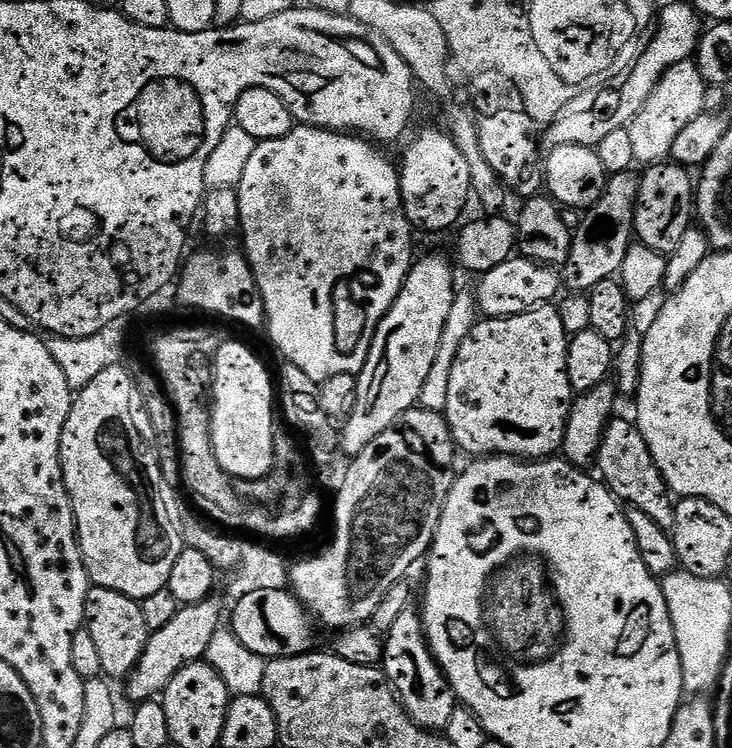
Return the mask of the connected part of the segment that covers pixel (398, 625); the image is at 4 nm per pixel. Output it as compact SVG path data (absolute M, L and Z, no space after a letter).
M409 606L394 621L394 626L383 637L384 659L382 671L401 702L406 714L418 726L430 732L440 732L450 722L450 714L458 707L456 695L452 692L444 671L428 647L428 637L424 634L424 622L419 611Z

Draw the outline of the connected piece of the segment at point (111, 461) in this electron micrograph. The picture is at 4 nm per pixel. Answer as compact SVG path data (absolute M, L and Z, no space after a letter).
M119 363L111 364L90 386L86 386L81 392L75 393L70 410L70 418L66 418L66 426L62 430L62 442L60 443L60 465L64 475L64 485L68 491L68 497L72 499L72 513L76 519L76 536L80 539L80 553L84 555L84 565L88 571L89 581L97 588L106 590L118 590L118 594L126 594L137 602L147 598L150 594L158 594L158 590L168 587L170 570L174 570L174 562L178 562L178 554L185 550L185 542L180 537L180 527L176 521L174 511L173 489L168 487L166 478L160 469L160 453L156 451L156 445L147 435L140 433L140 420L136 417L136 408L132 405L134 400L134 385L132 373L127 367L120 368Z

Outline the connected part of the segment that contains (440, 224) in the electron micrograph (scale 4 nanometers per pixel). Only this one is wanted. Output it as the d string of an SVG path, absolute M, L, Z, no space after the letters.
M439 127L422 129L409 142L404 157L398 160L398 171L404 217L409 225L425 228L428 232L444 232L461 223L460 215L473 195L469 164L446 131Z

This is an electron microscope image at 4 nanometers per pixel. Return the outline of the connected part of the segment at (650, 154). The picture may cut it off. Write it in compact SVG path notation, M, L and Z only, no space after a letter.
M693 59L675 64L659 80L653 94L639 114L627 125L632 140L634 158L642 166L665 161L673 148L674 139L686 126L705 111L705 90L708 85L697 70Z

